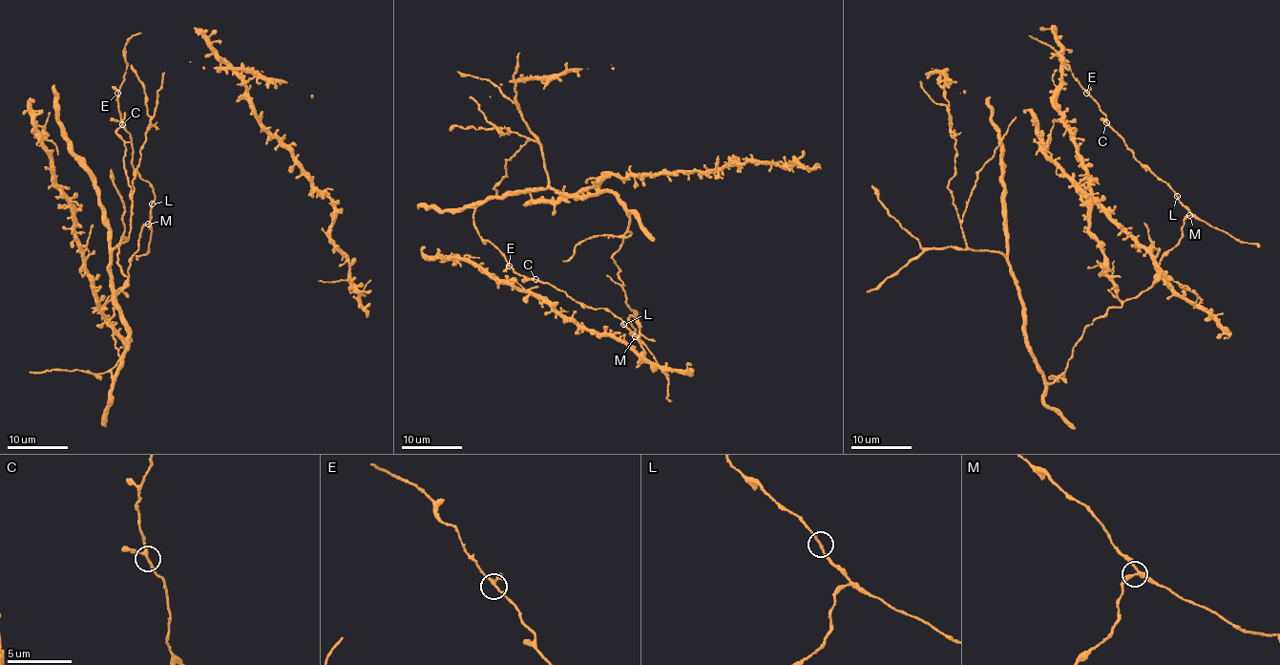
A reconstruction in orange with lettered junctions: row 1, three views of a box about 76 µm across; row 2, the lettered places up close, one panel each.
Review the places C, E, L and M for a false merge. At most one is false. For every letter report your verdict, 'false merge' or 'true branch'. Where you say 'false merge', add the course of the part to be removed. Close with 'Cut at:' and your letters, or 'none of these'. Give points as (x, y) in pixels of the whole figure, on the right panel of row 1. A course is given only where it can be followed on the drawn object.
C: true branch
E: true branch
L: true branch
M: false merge
Cut at: M

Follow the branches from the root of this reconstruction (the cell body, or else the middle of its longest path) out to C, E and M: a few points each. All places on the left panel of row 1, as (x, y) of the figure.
C: (131, 261), (138, 248), (140, 230), (149, 222), (155, 198), (149, 182), (136, 174), (131, 140), (122, 124)
E: (131, 261), (155, 198), (149, 182), (141, 180), (132, 163), (117, 93)
M: (131, 261), (138, 248), (140, 230), (148, 224)

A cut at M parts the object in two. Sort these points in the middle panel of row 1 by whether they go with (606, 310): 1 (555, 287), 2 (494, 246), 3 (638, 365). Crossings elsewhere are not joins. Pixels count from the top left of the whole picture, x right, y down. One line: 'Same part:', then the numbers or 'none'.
Same part: 1, 2

